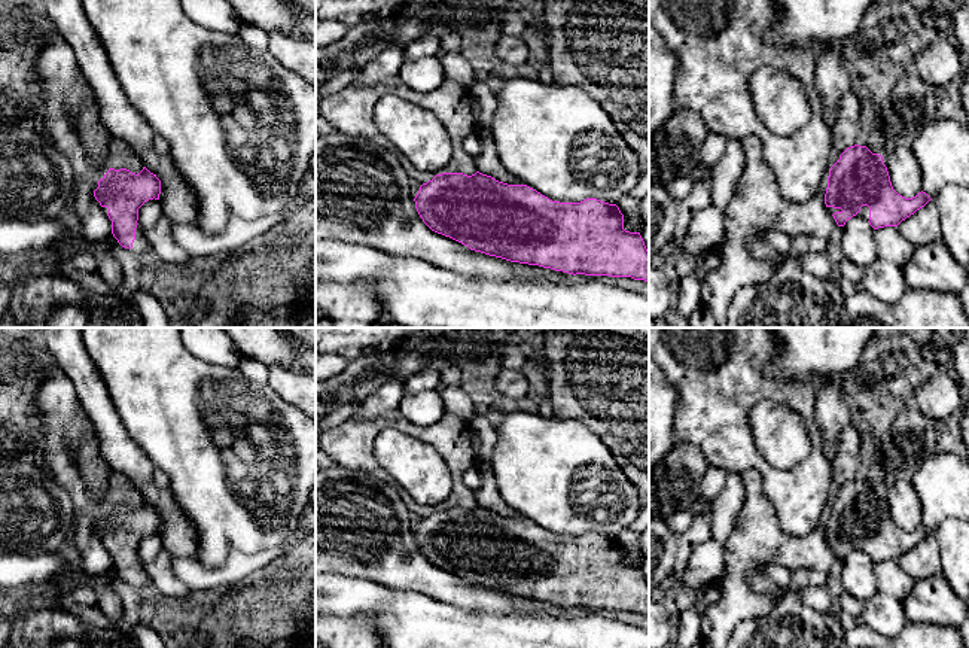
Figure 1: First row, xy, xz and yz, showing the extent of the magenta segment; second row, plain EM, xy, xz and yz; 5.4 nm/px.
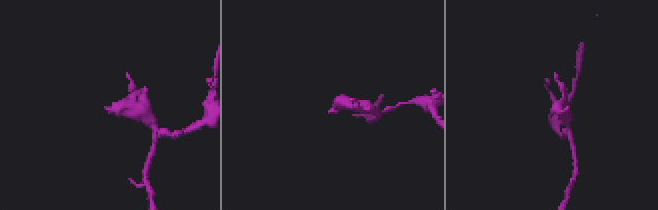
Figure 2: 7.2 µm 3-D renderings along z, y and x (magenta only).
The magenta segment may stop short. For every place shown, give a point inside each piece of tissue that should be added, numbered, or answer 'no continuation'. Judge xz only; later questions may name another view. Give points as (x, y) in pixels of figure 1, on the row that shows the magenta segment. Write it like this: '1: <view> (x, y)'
no continuation

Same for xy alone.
1: xy (140, 246)

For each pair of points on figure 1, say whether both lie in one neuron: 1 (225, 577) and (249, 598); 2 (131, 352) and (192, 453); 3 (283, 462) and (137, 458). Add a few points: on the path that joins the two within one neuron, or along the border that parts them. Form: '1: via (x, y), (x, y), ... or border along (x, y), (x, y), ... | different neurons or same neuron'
1: border along (268, 563), (255, 569), (238, 583) | different neurons
2: via (152, 377), (158, 386), (162, 416), (170, 428) | same neuron
3: border along (127, 431), (155, 467) | different neurons

